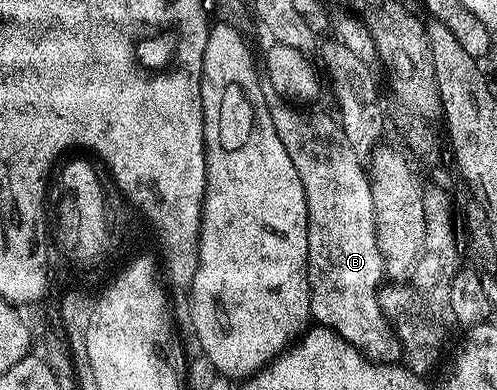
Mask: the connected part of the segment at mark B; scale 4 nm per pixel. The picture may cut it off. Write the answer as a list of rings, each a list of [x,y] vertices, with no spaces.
[[[260,79],[261,94],[265,98],[265,106],[269,110],[269,114],[273,118],[273,130],[277,130],[277,138],[281,138],[281,142],[285,142],[285,150],[289,153],[289,158],[293,162],[293,166],[297,170],[297,174],[301,178],[301,186],[305,190],[305,202],[307,203],[307,237],[309,238],[309,250],[307,251],[307,277],[309,278],[309,290],[311,291],[311,319],[316,325],[324,328],[331,328],[340,336],[345,338],[345,342],[355,345],[364,356],[376,362],[395,362],[400,359],[402,352],[399,346],[399,340],[395,337],[395,332],[391,329],[383,314],[383,306],[381,303],[381,291],[379,292],[379,283],[385,280],[383,270],[383,259],[381,258],[381,250],[377,246],[377,238],[375,237],[375,211],[373,210],[373,194],[371,193],[371,181],[369,179],[368,169],[359,159],[360,153],[356,148],[349,144],[348,138],[342,132],[342,126],[334,115],[331,116],[310,116],[307,112],[298,112],[298,107],[292,106],[282,96],[277,94],[277,90],[267,79]]]

